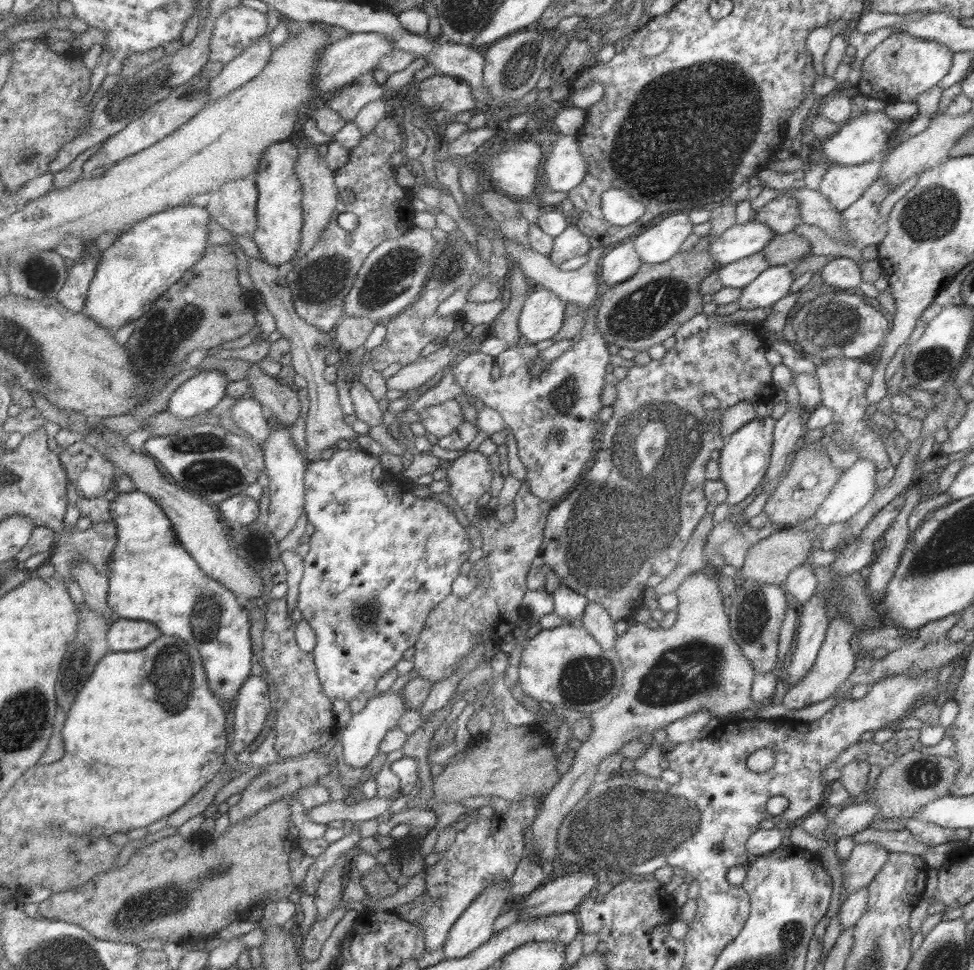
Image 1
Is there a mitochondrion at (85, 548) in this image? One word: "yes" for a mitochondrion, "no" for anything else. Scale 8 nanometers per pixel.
yes

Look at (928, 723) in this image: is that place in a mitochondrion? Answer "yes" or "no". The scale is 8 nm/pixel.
no

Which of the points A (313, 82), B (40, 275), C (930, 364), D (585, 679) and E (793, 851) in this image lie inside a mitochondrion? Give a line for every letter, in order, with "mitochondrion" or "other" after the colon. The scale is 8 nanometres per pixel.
A: other
B: mitochondrion
C: mitochondrion
D: mitochondrion
E: other

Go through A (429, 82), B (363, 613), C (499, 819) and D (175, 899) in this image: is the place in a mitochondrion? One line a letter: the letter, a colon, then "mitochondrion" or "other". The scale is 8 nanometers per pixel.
A: other
B: mitochondrion
C: other
D: mitochondrion

